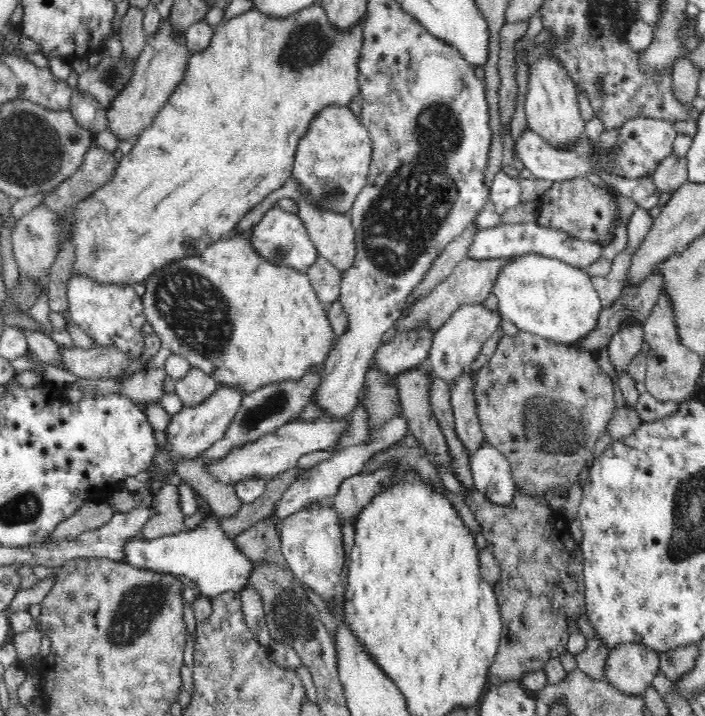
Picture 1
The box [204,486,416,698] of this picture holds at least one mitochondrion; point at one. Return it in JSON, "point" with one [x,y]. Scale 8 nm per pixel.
{"point":[293,620]}

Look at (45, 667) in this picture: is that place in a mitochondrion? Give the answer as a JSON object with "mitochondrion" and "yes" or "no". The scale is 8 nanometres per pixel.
{"mitochondrion":"no"}

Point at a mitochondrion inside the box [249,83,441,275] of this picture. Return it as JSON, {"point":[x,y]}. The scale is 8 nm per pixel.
{"point":[329,191]}

